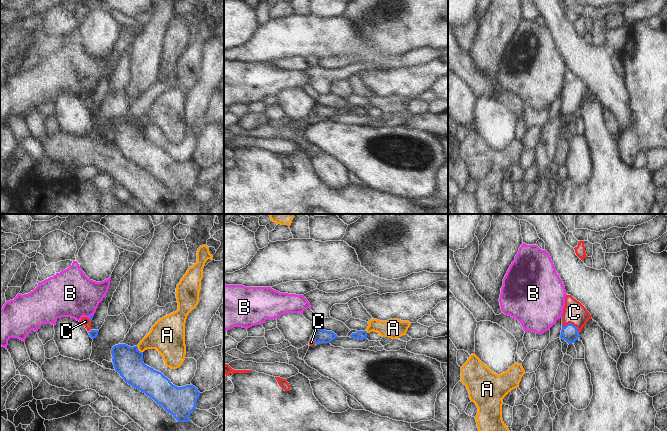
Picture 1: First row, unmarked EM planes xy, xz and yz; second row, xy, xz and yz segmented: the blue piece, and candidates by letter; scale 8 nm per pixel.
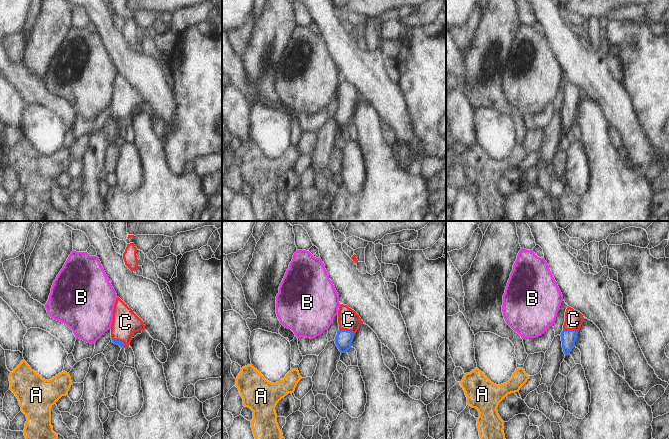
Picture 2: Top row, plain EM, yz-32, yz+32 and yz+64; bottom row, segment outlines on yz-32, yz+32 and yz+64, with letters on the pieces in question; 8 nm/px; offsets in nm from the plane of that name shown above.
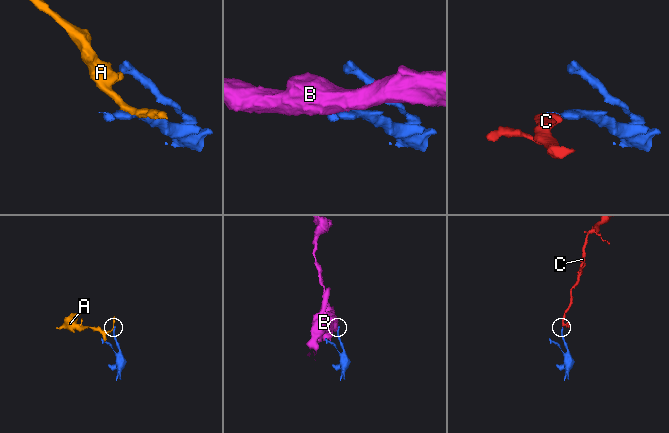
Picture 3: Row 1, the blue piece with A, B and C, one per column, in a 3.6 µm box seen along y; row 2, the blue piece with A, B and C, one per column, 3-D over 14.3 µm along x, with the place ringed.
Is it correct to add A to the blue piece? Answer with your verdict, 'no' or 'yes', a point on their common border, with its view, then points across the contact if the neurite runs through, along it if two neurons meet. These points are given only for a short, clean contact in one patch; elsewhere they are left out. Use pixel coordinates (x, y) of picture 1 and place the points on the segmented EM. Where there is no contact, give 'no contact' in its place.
no; contact xy (138, 350); border xy (136, 346), (142, 352)

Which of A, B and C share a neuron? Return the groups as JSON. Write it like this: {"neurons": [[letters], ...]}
{"neurons": [["A"], ["B"], ["C"]]}

